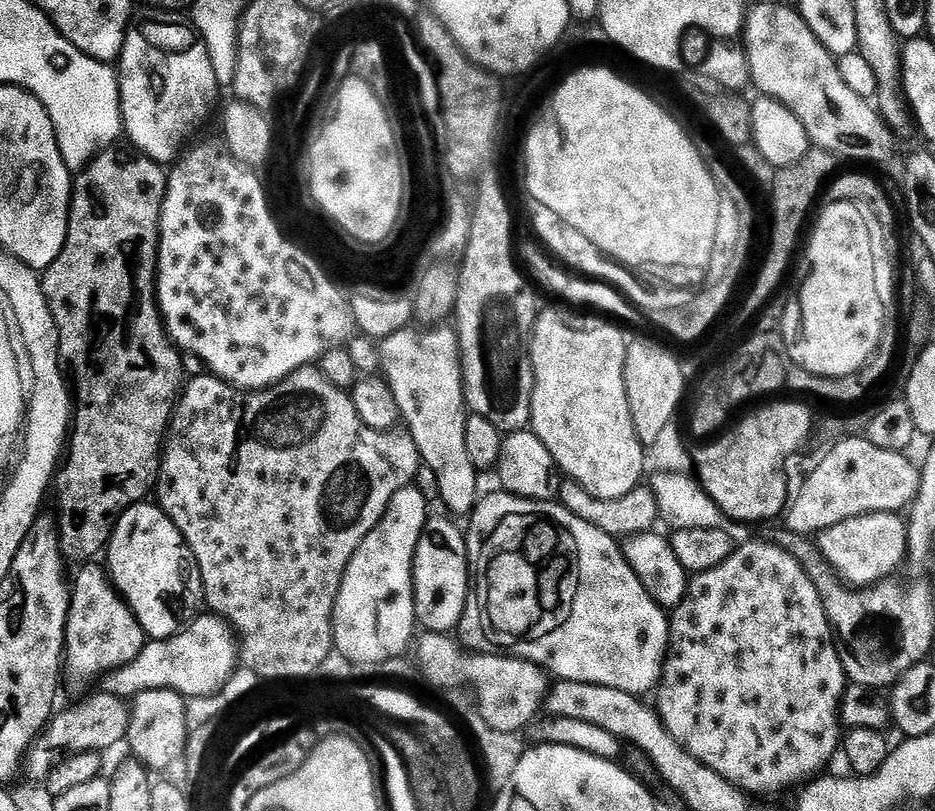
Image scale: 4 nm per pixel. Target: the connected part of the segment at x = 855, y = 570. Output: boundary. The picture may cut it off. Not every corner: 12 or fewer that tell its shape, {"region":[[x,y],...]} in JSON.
{"region":[[871,512],[819,533],[845,585],[875,586],[908,555],[908,525]]}

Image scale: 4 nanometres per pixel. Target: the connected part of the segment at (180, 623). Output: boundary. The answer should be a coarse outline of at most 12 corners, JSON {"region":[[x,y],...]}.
{"region":[[155,503],[121,512],[106,571],[169,640],[201,611],[184,535]]}

